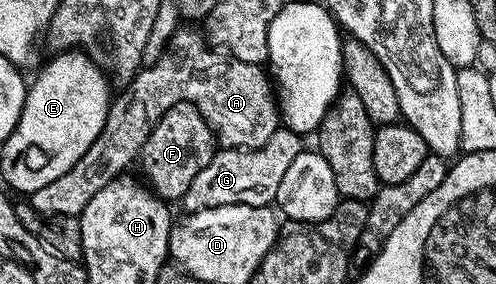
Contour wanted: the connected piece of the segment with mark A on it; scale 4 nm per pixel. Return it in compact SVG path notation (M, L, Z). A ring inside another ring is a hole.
M177 29L166 52L157 61L144 65L124 90L127 91L120 98L118 95L112 101L105 128L89 144L89 152L65 176L29 195L34 210L53 216L78 216L105 184L120 177L126 171L123 169L142 155L145 140L149 140L153 128L173 104L192 102L207 117L218 141L227 148L261 148L281 126L277 94L268 71L210 45L200 31L198 34L195 30Z

